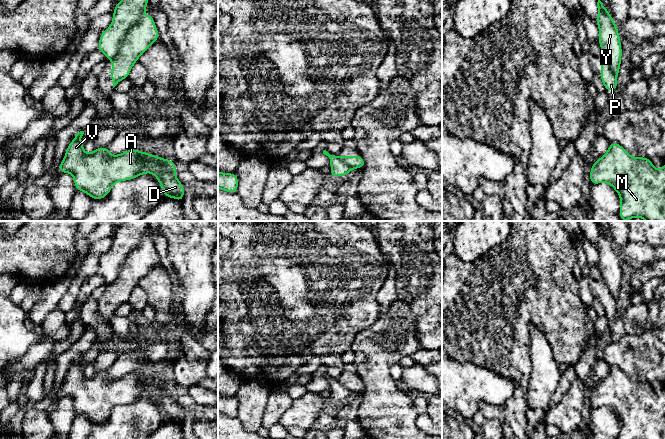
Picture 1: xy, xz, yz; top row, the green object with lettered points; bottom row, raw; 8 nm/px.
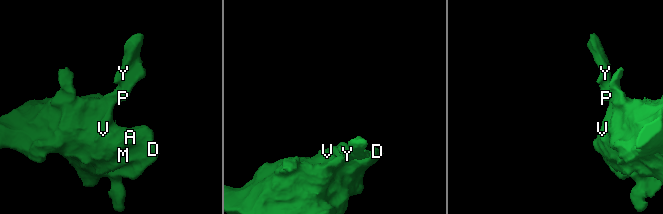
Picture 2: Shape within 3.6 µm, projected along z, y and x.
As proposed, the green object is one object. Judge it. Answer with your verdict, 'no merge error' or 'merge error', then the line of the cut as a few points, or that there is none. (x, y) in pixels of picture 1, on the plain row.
merge error; cut xy (139, 241), (126, 256), (118, 277), (112, 284)

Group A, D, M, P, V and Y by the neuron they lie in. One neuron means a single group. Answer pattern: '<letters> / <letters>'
A D M V Y / P

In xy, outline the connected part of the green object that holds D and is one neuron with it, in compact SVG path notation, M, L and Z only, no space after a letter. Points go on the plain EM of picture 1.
M80 355L75 359L58 391L59 398L73 399L76 415L85 416L93 424L104 423L115 407L154 397L164 421L182 427L185 414L176 401L176 389L172 383L163 383L133 372L112 380L107 370L87 378L81 367L83 358L84 355Z

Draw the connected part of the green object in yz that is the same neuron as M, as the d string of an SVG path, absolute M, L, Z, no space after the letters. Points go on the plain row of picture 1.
M611 366L607 376L592 388L590 409L598 407L610 408L619 418L619 439L665 439L665 389L656 395L651 383L646 381L632 381L617 366Z

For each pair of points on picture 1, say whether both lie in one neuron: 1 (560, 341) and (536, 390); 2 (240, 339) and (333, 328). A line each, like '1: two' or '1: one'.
1: two
2: one

